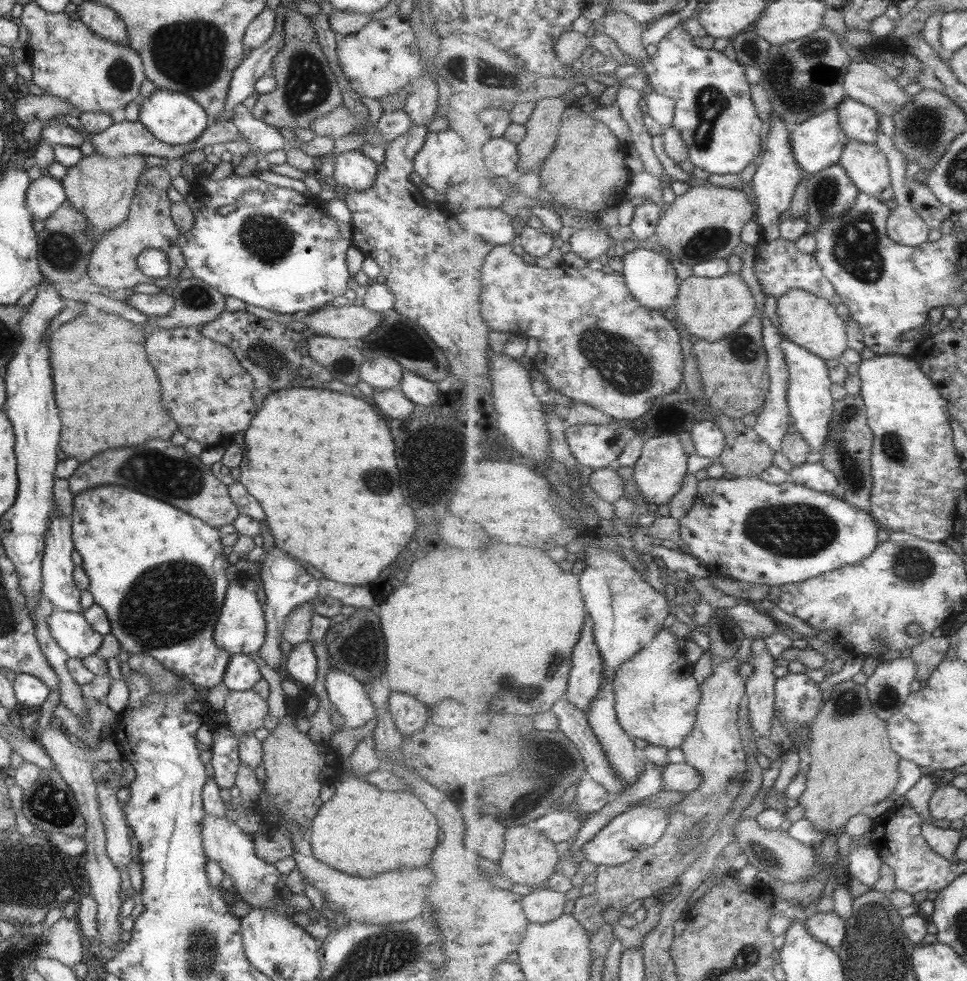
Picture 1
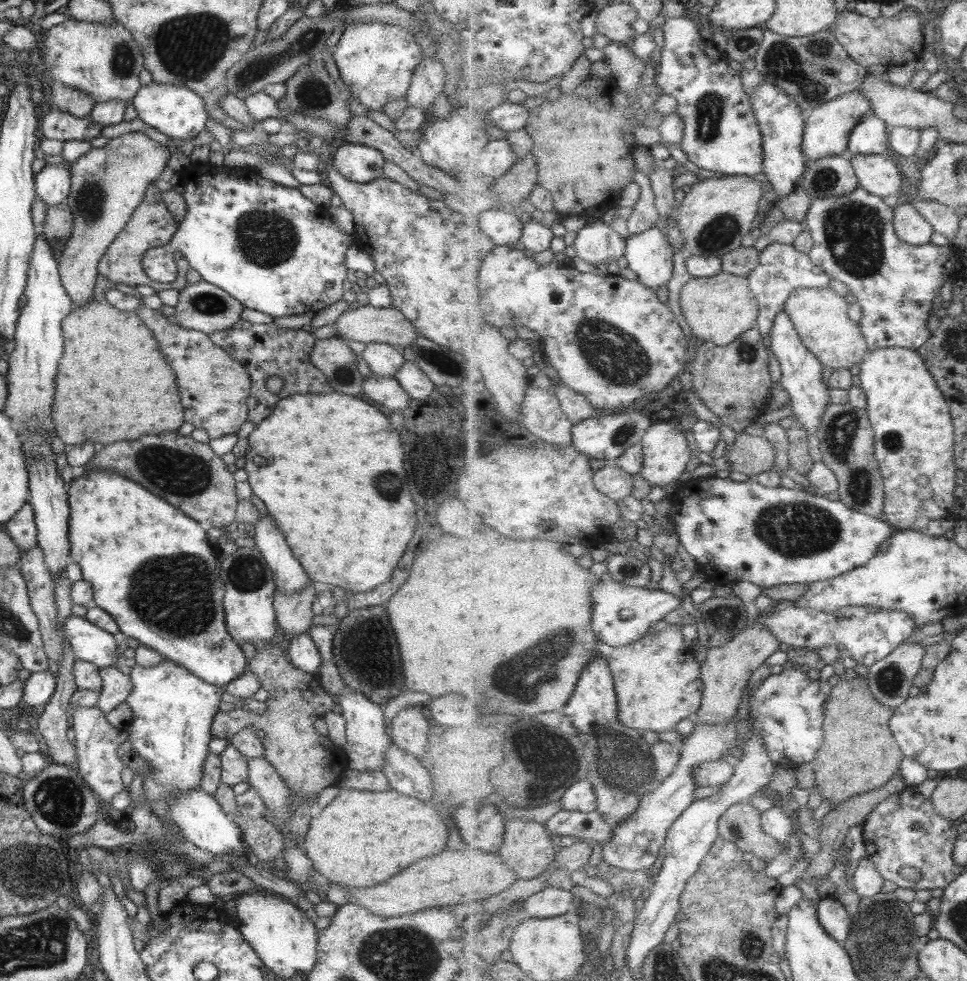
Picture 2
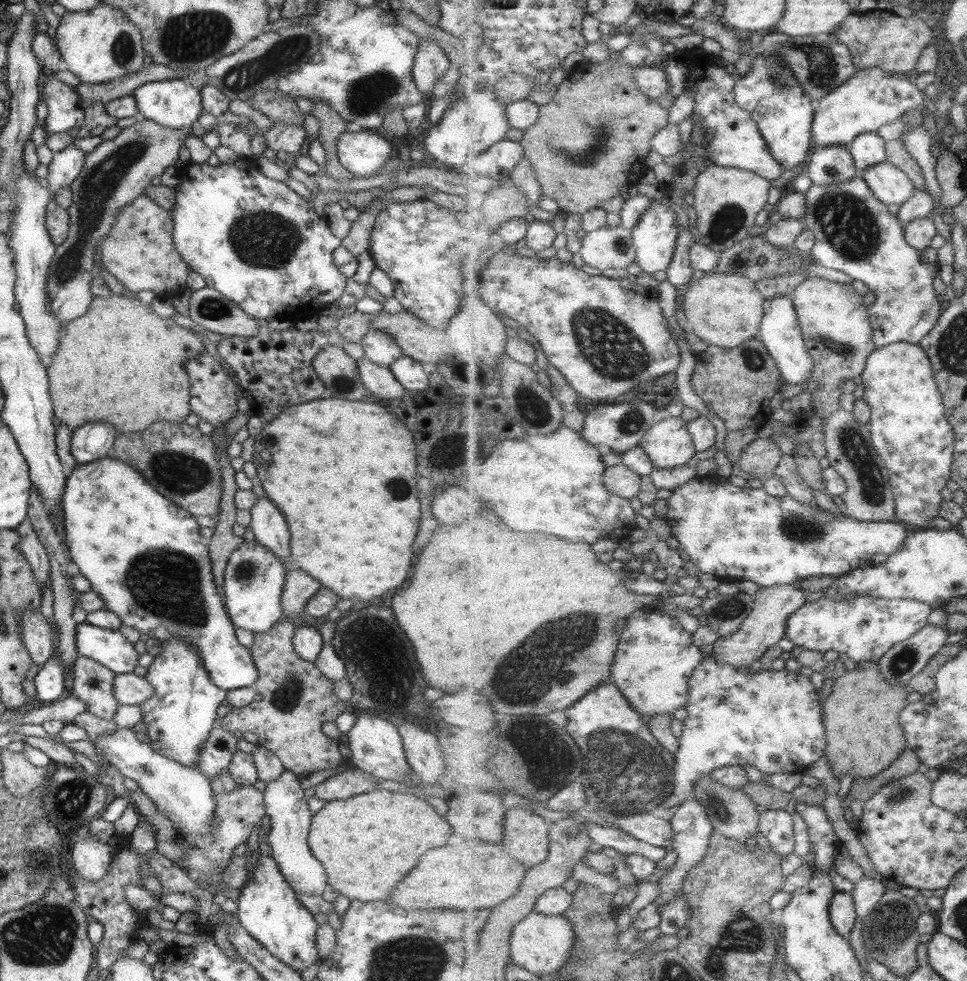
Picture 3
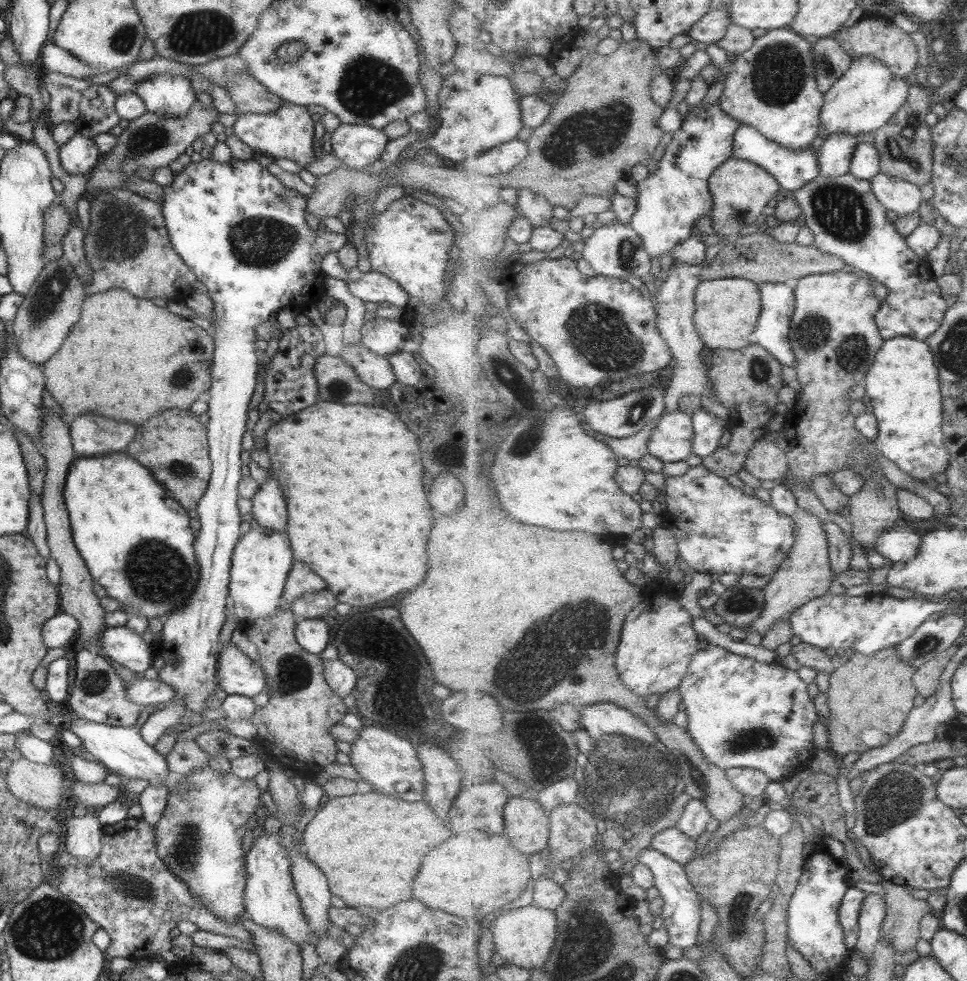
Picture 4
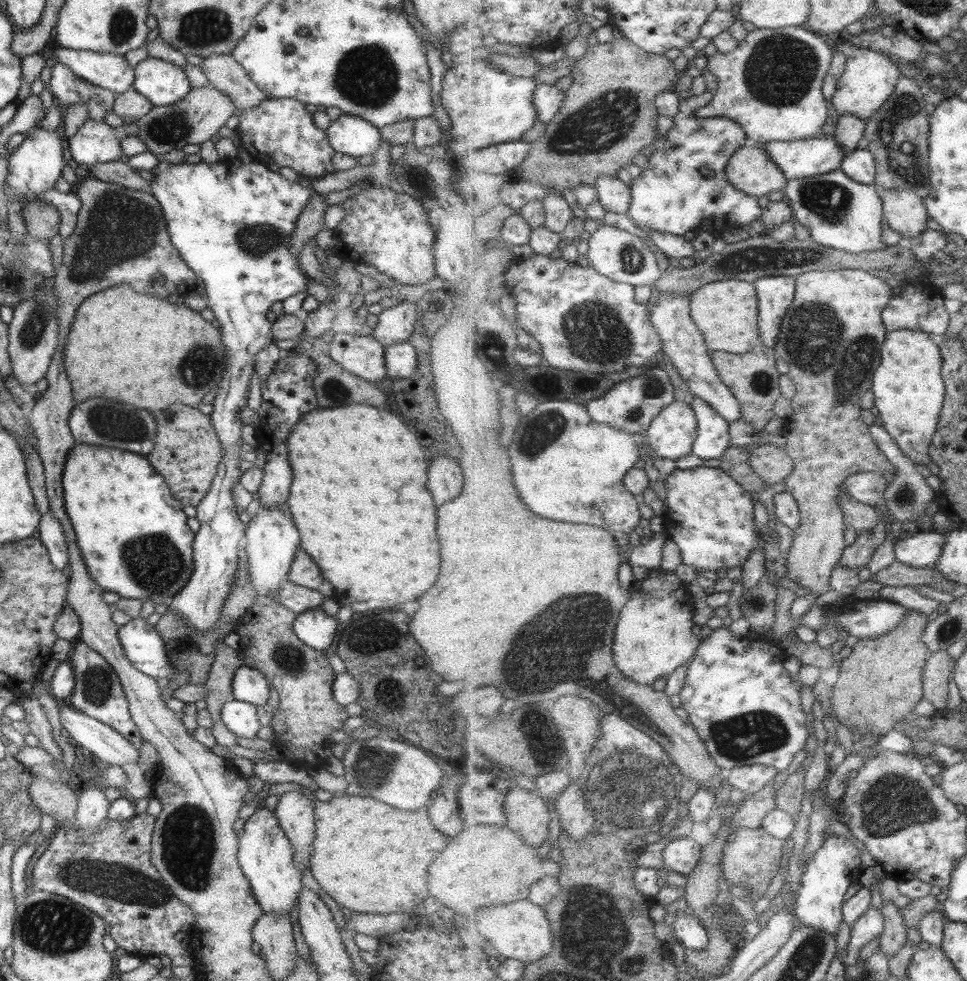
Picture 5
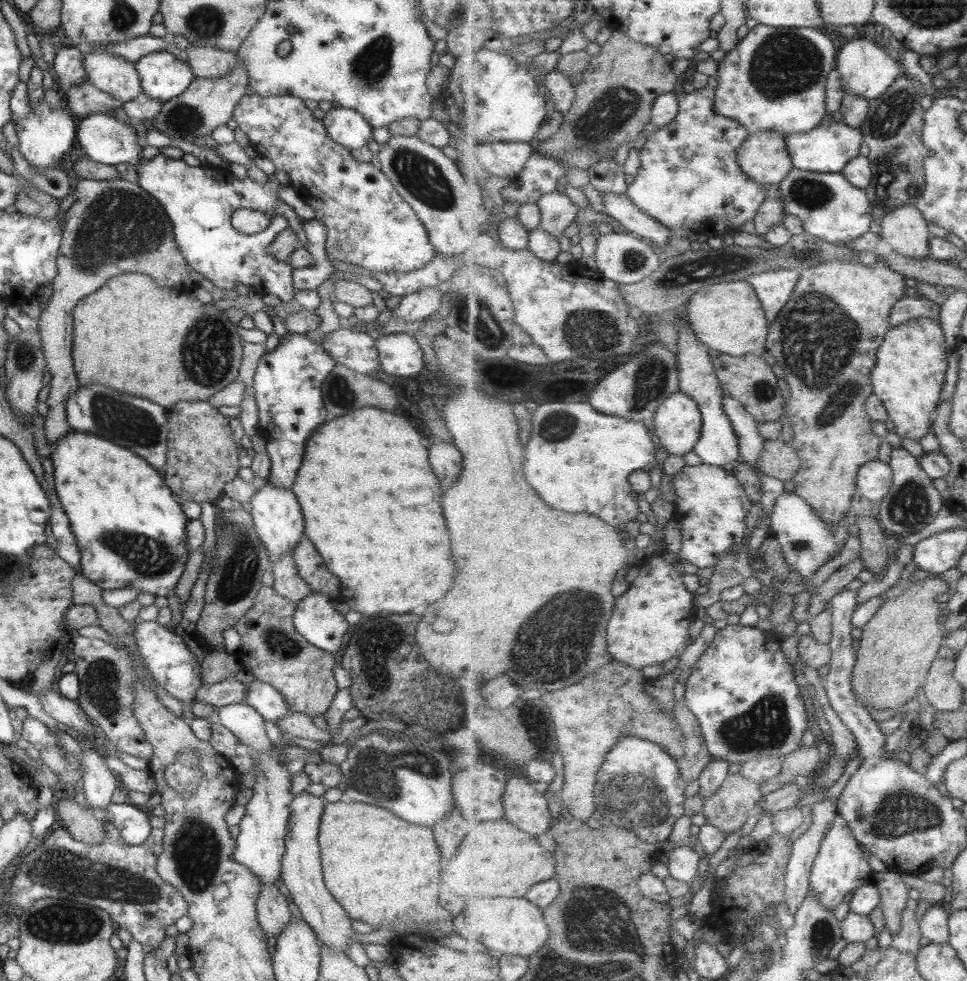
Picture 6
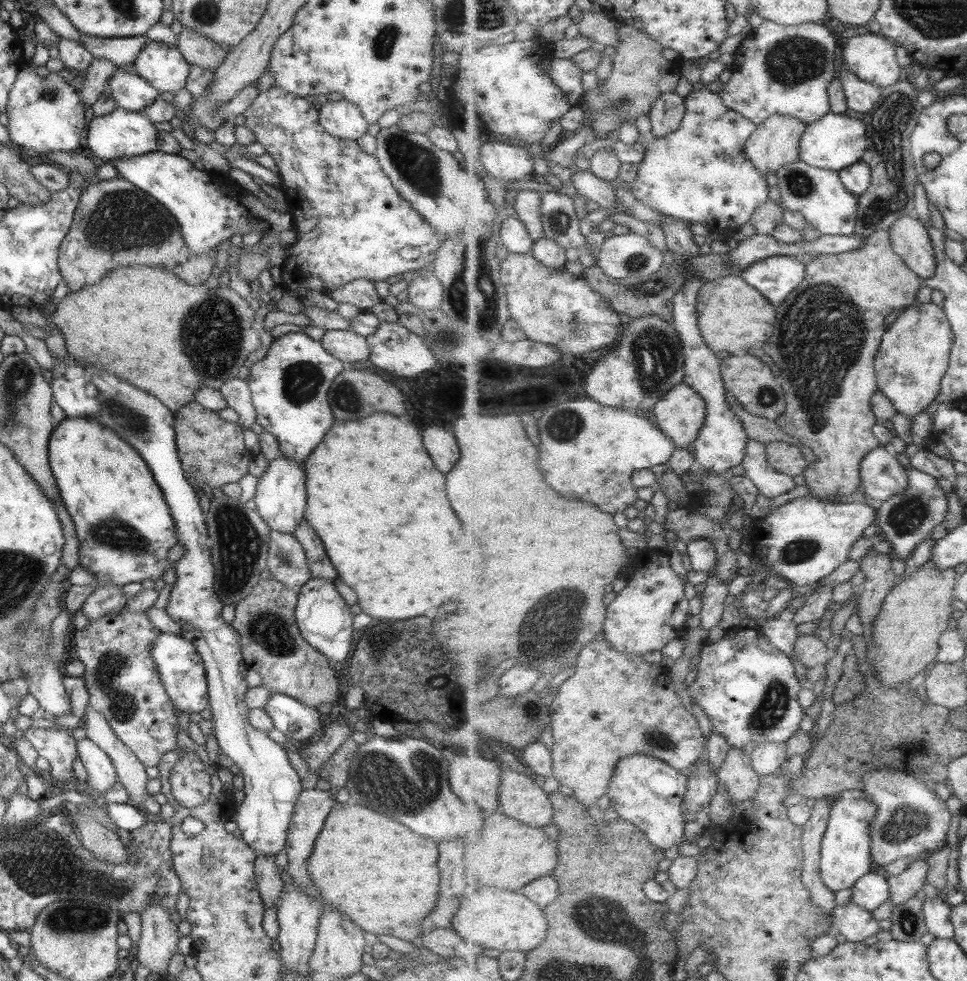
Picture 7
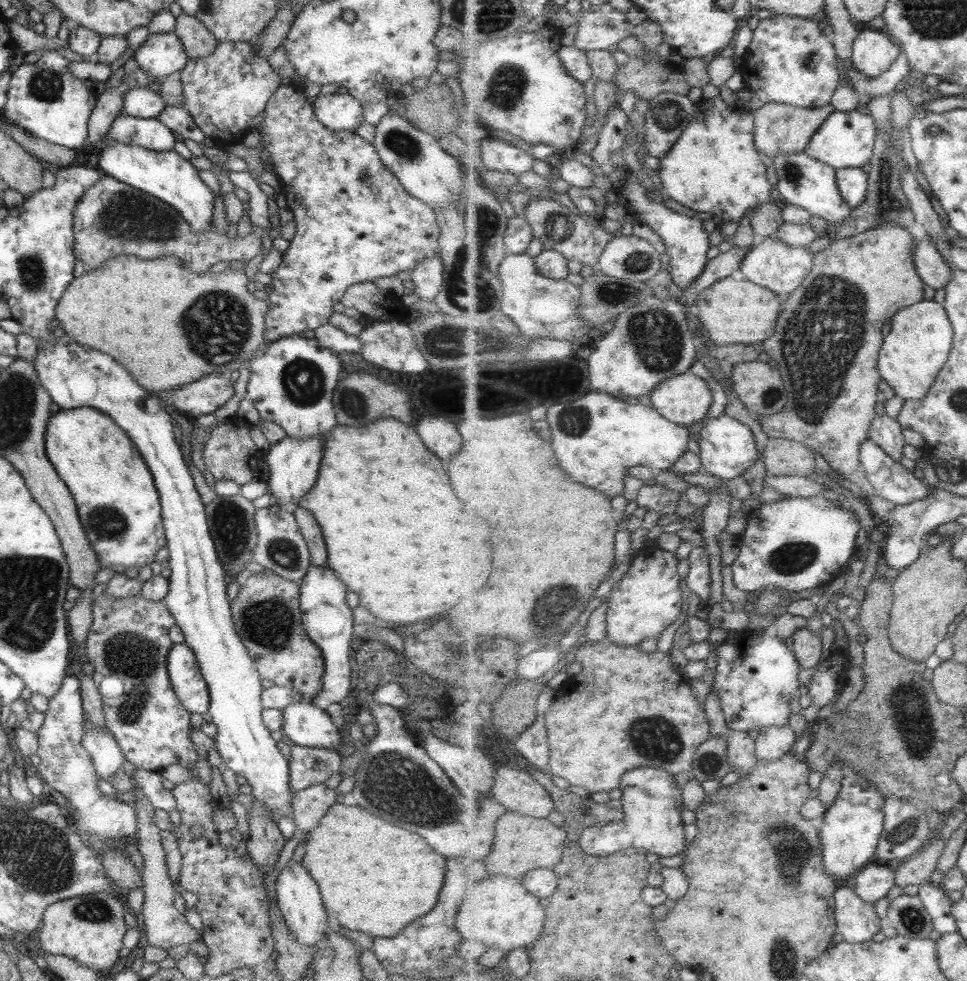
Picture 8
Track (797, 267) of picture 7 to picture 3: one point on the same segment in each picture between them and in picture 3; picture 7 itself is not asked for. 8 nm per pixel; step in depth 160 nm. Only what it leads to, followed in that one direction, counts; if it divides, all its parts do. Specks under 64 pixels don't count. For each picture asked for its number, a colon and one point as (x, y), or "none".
3: (781, 332)
4: (773, 331)
5: (777, 293)
6: (775, 288)

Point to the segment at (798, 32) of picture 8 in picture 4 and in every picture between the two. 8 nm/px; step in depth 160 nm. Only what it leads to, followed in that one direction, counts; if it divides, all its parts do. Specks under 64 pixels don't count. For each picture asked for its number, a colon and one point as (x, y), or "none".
4: (773, 86)
5: (772, 83)
6: (776, 79)
7: (785, 69)

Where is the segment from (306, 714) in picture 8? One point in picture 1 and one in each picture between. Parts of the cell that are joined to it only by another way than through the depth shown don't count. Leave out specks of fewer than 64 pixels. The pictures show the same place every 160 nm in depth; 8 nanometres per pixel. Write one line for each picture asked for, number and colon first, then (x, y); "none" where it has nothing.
1: (136, 552)
2: (151, 568)
3: (142, 555)
4: (238, 675)
5: (248, 685)
6: (262, 697)
7: (296, 721)

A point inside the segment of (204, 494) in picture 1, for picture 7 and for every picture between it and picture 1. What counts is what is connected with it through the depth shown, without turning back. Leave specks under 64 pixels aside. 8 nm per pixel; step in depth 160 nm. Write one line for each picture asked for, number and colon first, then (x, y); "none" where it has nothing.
2: (186, 474)
3: (177, 461)
4: (172, 445)
5: (186, 452)
6: (201, 456)
7: (211, 452)

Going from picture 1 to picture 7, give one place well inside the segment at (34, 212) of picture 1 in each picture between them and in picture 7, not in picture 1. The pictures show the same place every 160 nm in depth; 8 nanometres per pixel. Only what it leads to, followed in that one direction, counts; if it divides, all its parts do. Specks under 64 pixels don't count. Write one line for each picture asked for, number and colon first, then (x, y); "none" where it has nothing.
2: (51, 184)
3: (65, 165)
4: (78, 154)
5: (92, 143)
6: (103, 139)
7: (120, 134)

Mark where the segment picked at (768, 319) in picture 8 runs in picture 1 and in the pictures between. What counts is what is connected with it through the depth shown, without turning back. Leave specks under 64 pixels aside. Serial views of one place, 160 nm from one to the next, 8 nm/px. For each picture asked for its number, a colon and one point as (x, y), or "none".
1: (710, 308)
2: (720, 308)
3: (723, 309)
4: (728, 310)
5: (728, 312)
6: (728, 317)
7: (733, 315)

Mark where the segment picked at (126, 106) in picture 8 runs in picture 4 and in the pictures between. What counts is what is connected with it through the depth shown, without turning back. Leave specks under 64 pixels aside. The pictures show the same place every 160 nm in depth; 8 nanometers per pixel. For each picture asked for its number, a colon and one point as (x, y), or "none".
4: (53, 59)
5: (112, 73)
6: (110, 74)
7: (130, 92)

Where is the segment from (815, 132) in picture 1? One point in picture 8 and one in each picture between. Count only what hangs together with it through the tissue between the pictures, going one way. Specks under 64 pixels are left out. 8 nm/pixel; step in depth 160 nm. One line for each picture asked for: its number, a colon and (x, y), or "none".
2: (828, 128)
3: (871, 98)
4: (862, 101)
5: (870, 79)
6: (867, 70)
7: (872, 57)
8: (874, 54)

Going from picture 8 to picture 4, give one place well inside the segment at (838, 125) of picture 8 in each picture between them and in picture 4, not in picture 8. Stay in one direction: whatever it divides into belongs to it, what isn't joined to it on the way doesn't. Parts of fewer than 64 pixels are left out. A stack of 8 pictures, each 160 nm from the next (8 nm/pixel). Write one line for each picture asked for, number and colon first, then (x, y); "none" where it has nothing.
4: (793, 169)
5: (818, 155)
6: (828, 148)
7: (836, 141)

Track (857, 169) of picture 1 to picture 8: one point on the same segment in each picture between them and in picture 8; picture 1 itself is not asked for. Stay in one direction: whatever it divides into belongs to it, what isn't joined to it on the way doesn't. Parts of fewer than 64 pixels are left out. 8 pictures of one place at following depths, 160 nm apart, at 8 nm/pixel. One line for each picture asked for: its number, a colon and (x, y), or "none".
2: (879, 174)
3: (893, 186)
4: (901, 196)
5: (905, 211)
6: (905, 229)
7: (910, 238)
8: (930, 263)

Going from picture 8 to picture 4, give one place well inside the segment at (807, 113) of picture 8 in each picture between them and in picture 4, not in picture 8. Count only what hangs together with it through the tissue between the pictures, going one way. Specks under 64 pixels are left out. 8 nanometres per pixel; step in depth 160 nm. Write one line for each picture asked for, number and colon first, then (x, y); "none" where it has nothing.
4: (741, 189)
5: (752, 170)
6: (764, 156)
7: (776, 142)

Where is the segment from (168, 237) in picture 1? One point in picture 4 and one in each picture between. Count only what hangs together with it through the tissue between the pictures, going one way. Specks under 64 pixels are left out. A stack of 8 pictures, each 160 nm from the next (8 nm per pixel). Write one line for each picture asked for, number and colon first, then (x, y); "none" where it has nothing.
2: (150, 226)
3: (138, 251)
4: (127, 246)

